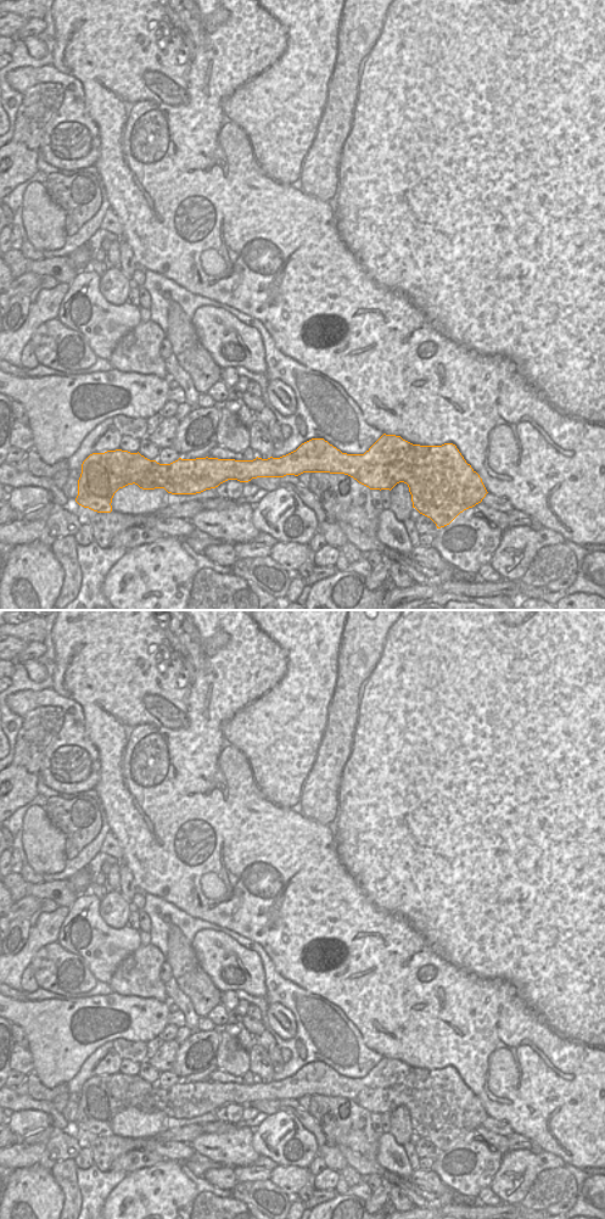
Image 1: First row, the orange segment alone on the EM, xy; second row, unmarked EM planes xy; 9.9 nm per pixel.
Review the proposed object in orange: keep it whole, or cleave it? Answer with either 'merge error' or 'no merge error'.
merge error

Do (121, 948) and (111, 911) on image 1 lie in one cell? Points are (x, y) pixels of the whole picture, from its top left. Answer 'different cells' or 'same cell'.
different cells

